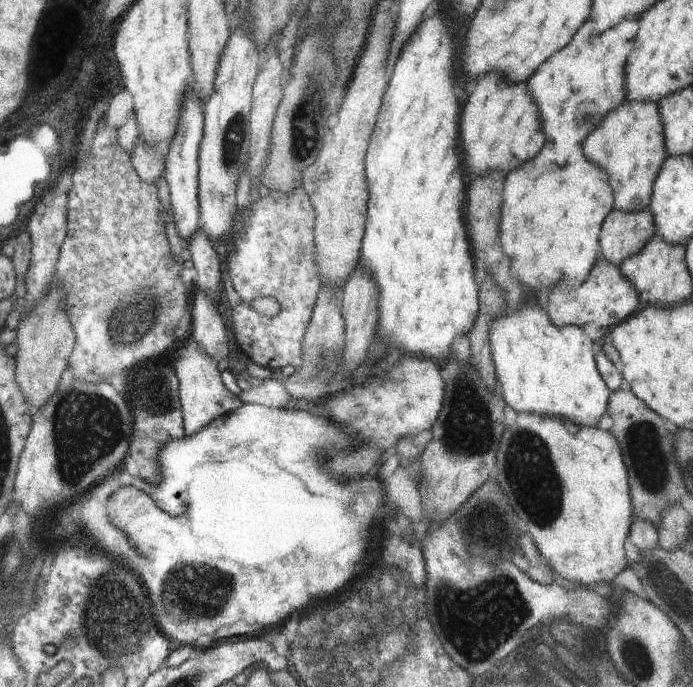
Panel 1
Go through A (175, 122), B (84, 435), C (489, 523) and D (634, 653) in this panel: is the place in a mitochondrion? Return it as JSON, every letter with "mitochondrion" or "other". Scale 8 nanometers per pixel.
{"A":"other","B":"mitochondrion","C":"mitochondrion","D":"mitochondrion"}

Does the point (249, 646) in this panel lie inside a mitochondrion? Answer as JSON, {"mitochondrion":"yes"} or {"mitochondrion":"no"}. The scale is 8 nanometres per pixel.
{"mitochondrion":"no"}

